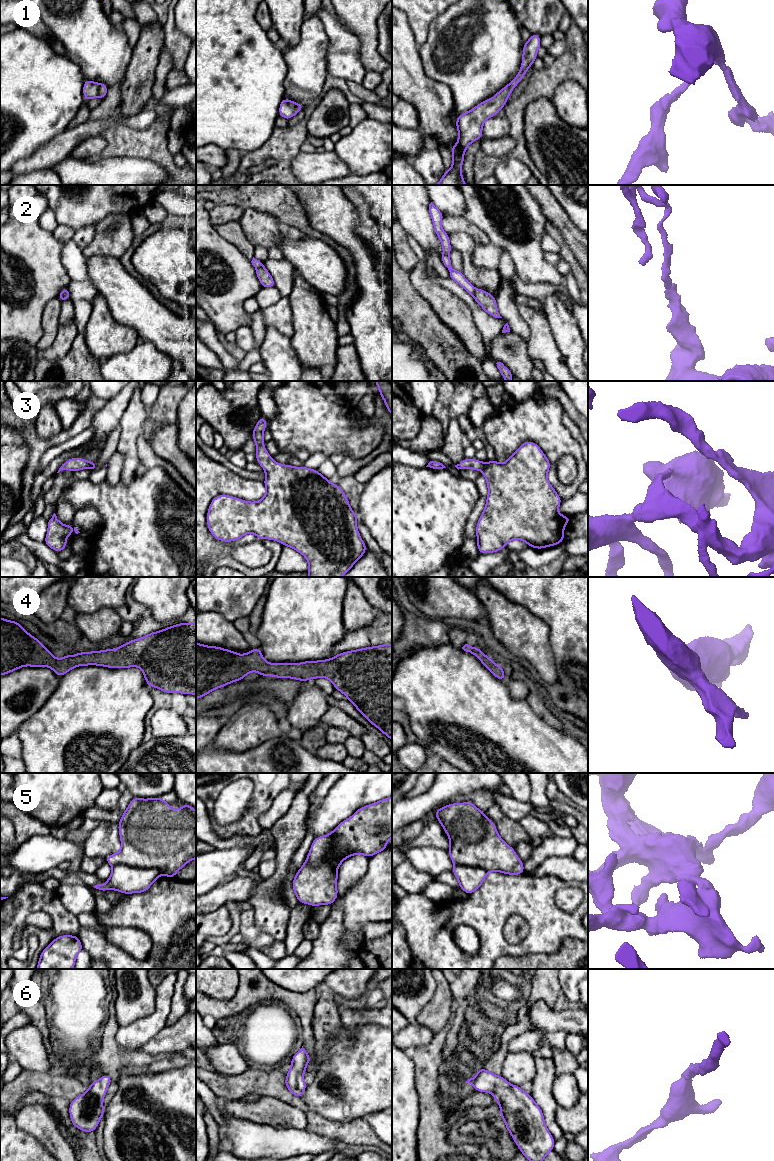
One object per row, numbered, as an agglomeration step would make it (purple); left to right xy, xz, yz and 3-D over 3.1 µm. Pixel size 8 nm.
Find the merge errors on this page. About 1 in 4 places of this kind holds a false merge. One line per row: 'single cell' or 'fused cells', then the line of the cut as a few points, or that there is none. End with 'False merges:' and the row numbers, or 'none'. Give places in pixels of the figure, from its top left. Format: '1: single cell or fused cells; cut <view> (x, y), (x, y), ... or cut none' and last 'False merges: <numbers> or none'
1: single cell; cut none
2: fused cells; cut xz (262, 265), (256, 268)
3: single cell; cut none
4: single cell; cut none
5: single cell; cut none
6: single cell; cut none
False merges: 2

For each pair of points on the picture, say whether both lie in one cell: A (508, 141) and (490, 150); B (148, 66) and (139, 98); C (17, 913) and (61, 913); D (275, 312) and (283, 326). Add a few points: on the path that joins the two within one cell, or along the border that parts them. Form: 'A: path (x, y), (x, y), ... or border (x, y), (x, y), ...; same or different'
A: path (504, 145), (501, 148), (494, 148); same
B: path (140, 74), (139, 90); same
C: path (28, 905), (50, 905); same
D: path (278, 315), (283, 323); same

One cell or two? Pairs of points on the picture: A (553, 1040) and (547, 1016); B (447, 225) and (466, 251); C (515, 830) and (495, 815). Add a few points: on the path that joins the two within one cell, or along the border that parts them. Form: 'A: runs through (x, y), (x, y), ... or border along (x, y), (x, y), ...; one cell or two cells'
A: border along (544, 1031), (565, 1030), (568, 1033); two cells
B: border along (450, 234), (456, 231), (464, 231), (475, 242); two cells
C: runs through (510, 830), (500, 820); one cell

